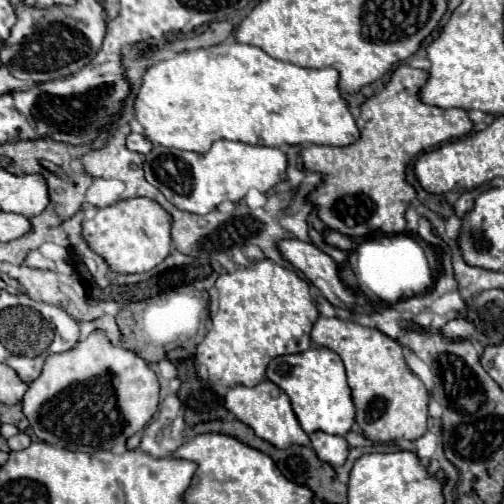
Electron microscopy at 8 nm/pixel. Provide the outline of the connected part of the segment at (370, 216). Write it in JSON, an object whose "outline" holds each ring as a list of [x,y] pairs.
{"outline":[[[400,64],[386,88],[362,104],[356,120],[360,138],[350,146],[316,146],[302,148],[304,166],[324,174],[324,186],[314,190],[308,200],[318,210],[320,220],[346,236],[366,236],[372,230],[384,234],[406,232],[406,210],[416,198],[416,190],[406,182],[406,164],[422,148],[456,140],[472,130],[472,120],[464,108],[438,108],[420,100],[420,90],[428,80],[426,70]]]}

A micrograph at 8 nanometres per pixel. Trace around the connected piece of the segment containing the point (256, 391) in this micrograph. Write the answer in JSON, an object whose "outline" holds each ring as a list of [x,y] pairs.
{"outline":[[[264,380],[252,388],[248,386],[234,386],[226,394],[224,406],[244,424],[248,424],[260,438],[268,440],[276,448],[288,448],[292,444],[308,446],[308,434],[300,428],[300,422],[296,420],[296,414],[292,412],[292,404],[288,400],[288,394],[272,384],[270,380]]]}

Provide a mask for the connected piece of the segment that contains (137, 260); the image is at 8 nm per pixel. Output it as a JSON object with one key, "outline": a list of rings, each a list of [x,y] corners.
{"outline":[[[136,196],[106,208],[98,208],[94,218],[82,222],[82,236],[90,248],[108,262],[110,270],[132,274],[148,272],[172,250],[172,218],[156,200]]]}

